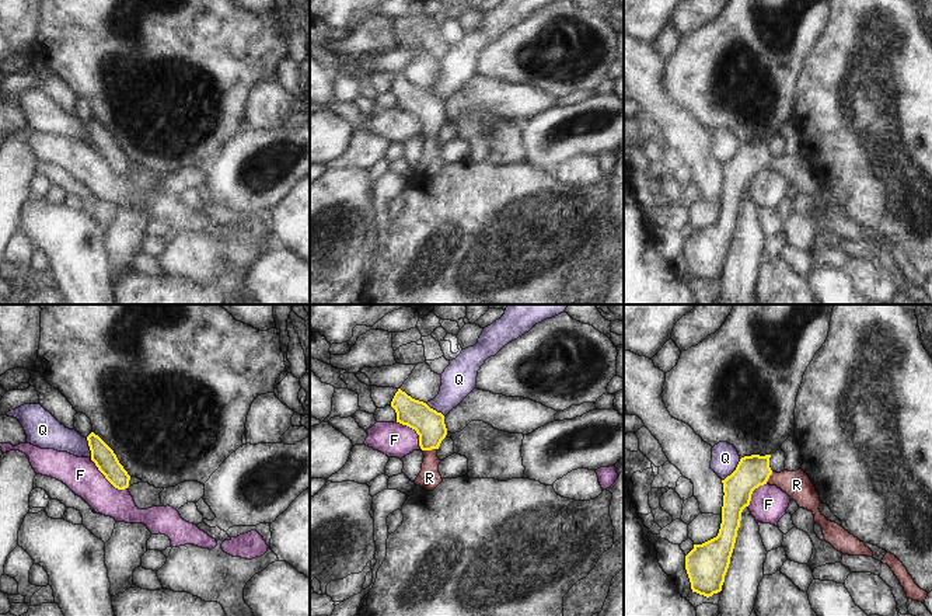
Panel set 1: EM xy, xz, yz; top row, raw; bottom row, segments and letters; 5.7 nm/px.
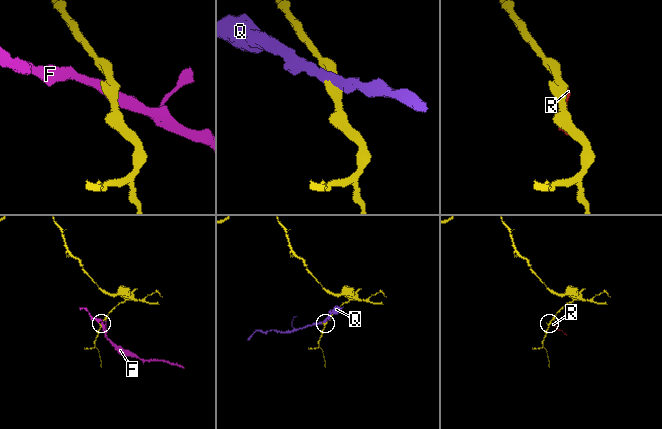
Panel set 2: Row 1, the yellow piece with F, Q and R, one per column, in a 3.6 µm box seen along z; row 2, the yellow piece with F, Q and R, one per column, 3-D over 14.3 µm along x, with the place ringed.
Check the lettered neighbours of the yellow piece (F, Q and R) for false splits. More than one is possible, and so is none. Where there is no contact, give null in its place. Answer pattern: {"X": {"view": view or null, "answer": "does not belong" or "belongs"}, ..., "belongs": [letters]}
{"F": {"view": "xy", "answer": "does not belong"}, "Q": {"view": "yz", "answer": "does not belong"}, "R": {"view": "xz", "answer": "belongs"}, "belongs": ["R"]}

